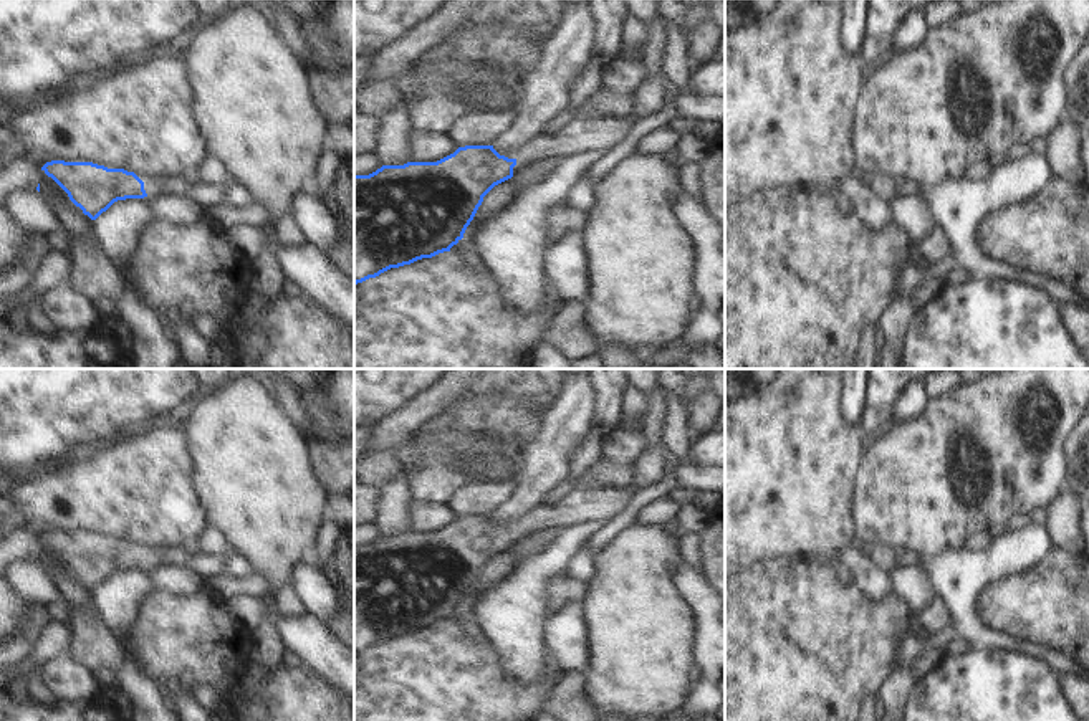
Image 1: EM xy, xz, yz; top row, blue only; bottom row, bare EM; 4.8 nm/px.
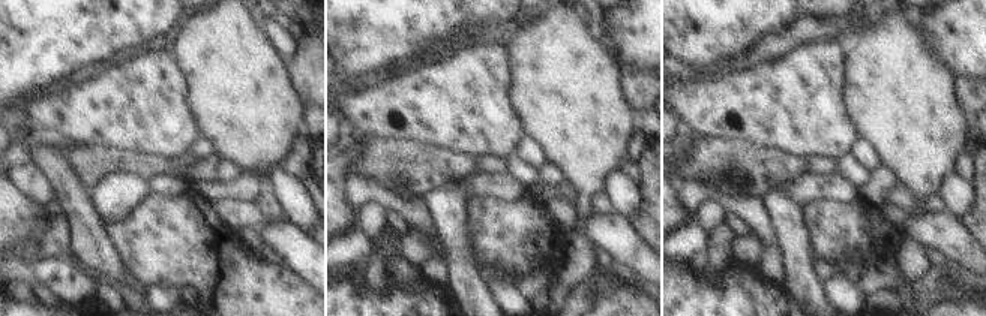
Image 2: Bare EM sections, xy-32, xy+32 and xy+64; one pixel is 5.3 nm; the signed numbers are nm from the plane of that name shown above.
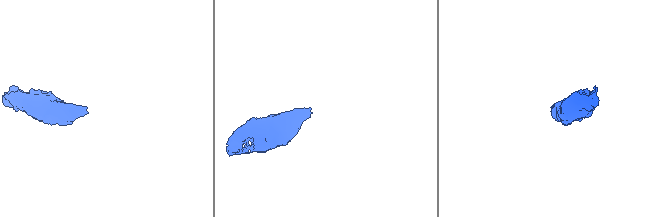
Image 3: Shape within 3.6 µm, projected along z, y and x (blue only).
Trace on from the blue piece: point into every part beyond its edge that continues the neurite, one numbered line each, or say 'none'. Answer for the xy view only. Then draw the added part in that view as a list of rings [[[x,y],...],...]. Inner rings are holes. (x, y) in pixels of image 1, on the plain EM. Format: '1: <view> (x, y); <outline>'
1: xy (158, 558); [[[152,549],[144,552],[144,561],[151,571],[159,571],[164,566],[170,566],[167,561],[169,549]]]

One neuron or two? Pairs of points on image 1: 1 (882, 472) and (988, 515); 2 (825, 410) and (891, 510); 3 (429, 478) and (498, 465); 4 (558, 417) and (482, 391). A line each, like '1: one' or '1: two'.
1: one
2: two
3: one
4: two

